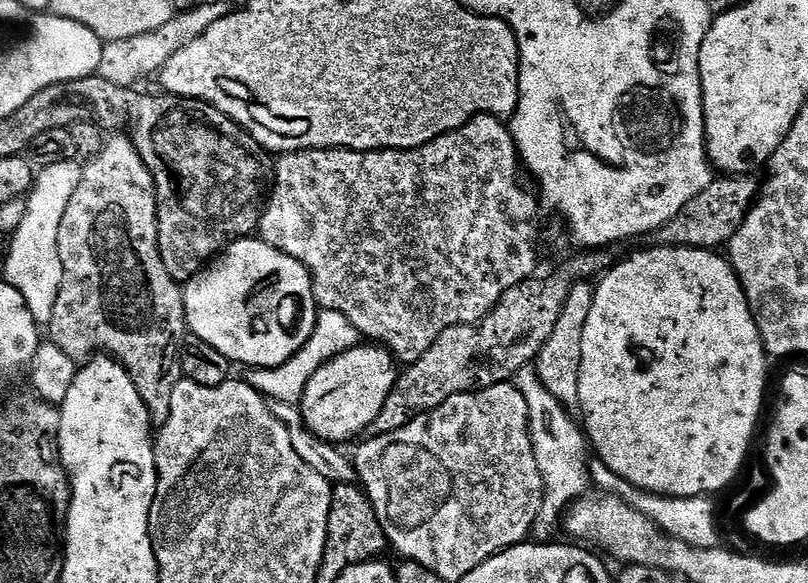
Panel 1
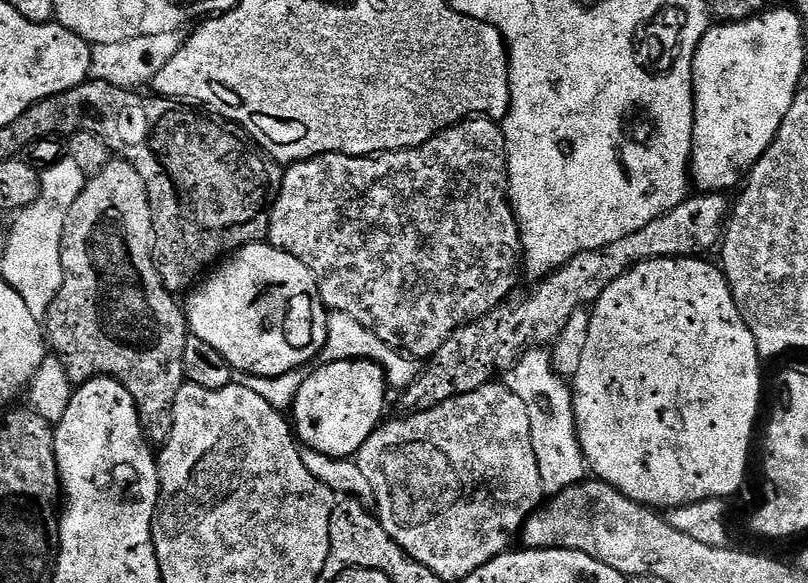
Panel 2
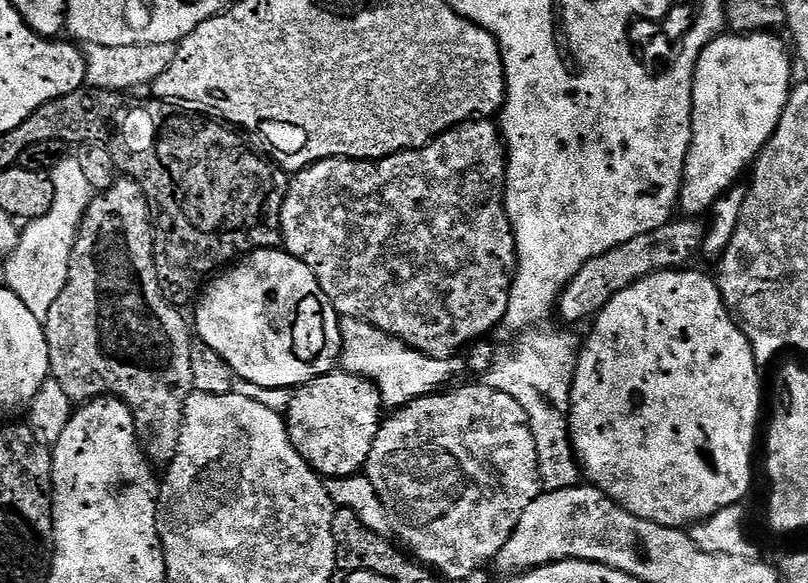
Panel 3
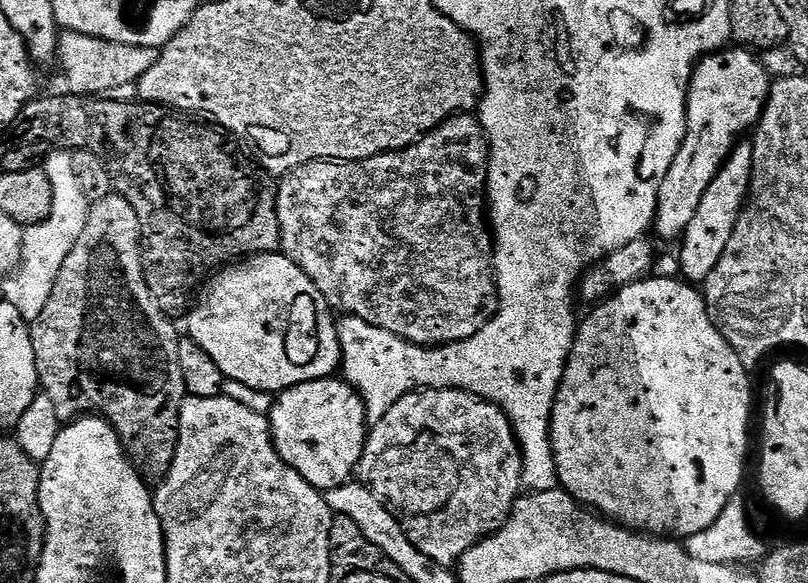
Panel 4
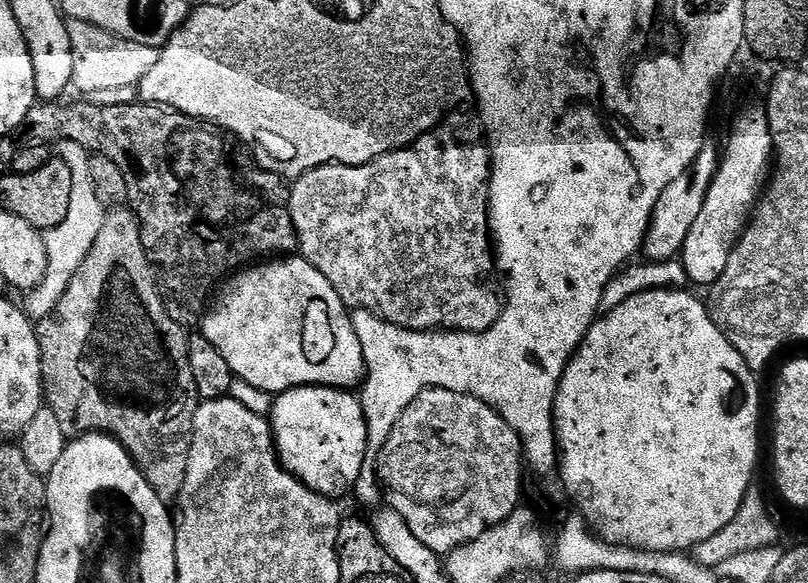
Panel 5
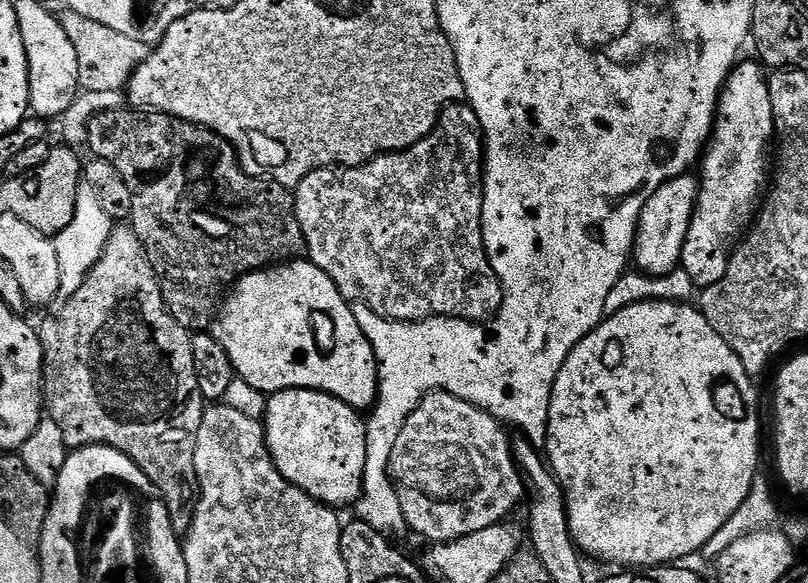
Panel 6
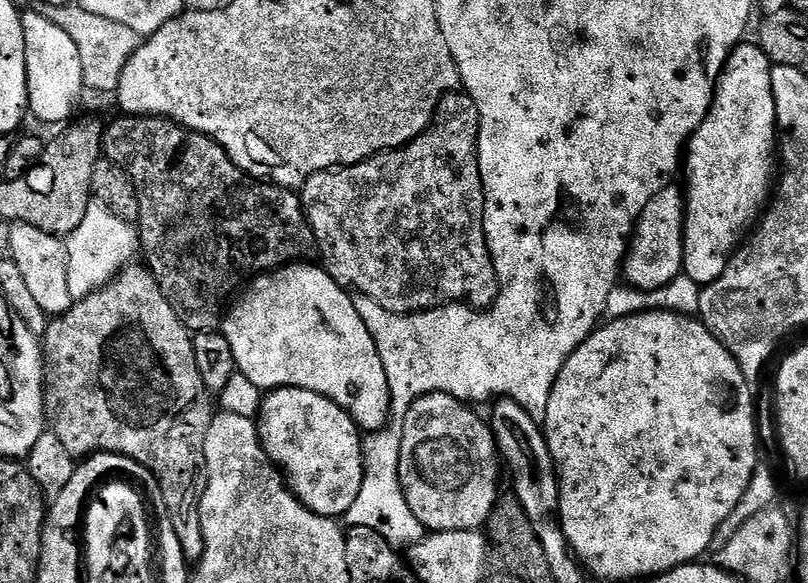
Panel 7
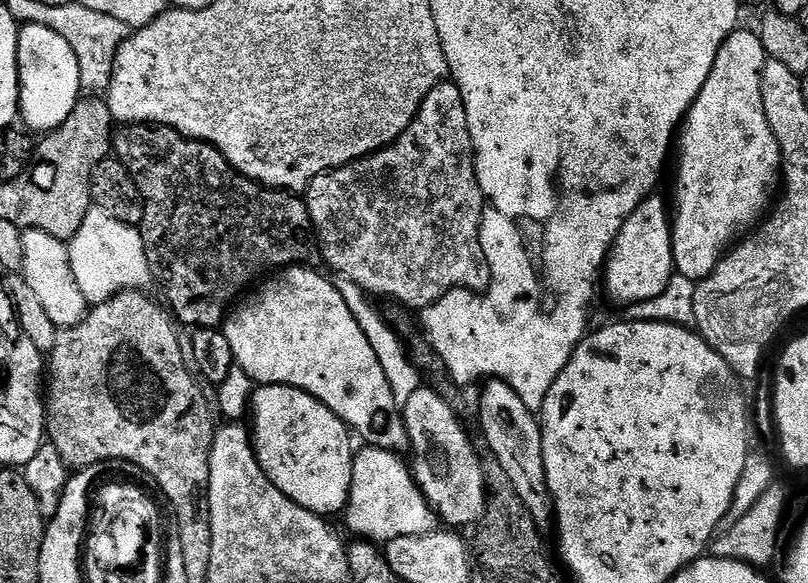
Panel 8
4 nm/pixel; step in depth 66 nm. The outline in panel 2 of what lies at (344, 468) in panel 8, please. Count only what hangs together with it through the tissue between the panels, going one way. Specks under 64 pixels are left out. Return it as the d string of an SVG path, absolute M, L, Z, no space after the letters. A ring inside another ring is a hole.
M372 360L334 361L321 365L317 372L299 381L296 400L290 409L294 432L305 449L312 448L313 453L332 456L335 460L346 460L355 457L381 423L386 377L383 368Z

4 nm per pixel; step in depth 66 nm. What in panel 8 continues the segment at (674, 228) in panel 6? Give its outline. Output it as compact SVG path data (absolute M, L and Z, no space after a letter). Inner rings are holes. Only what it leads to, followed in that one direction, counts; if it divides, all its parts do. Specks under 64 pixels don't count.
M653 194L641 202L630 218L626 218L618 238L612 243L612 251L602 273L602 284L608 287L608 296L614 303L621 306L641 304L650 298L658 298L675 272L670 208L664 205L660 194Z

